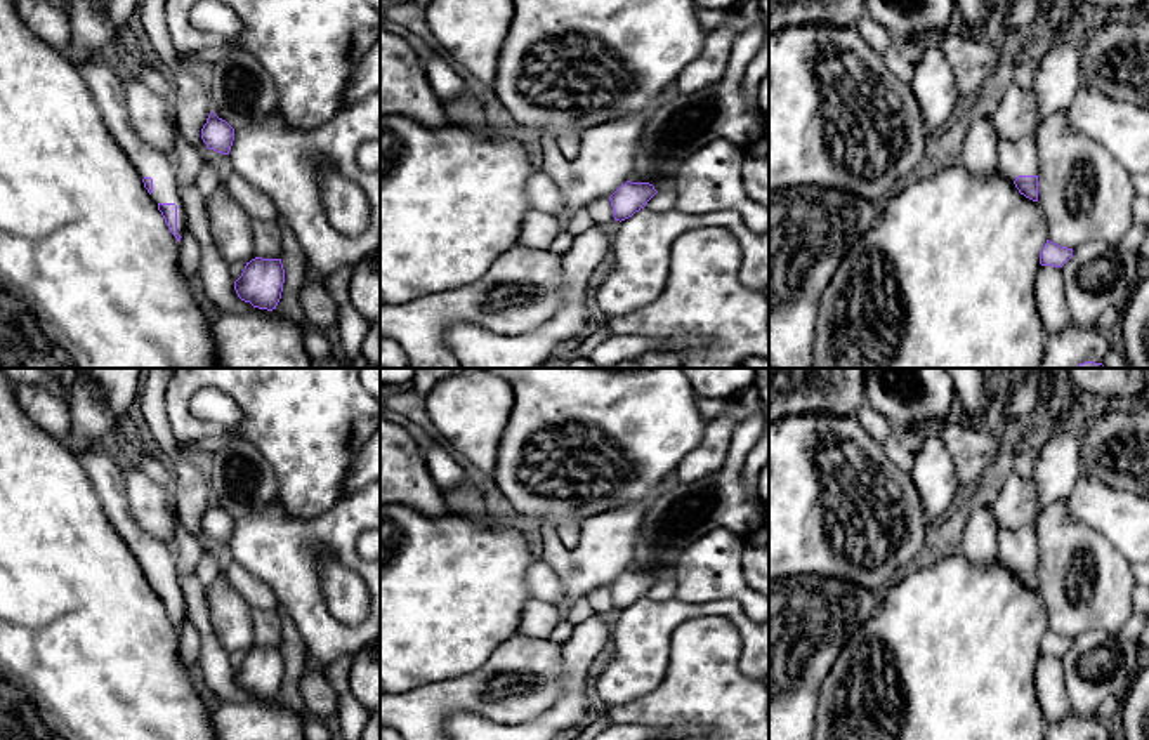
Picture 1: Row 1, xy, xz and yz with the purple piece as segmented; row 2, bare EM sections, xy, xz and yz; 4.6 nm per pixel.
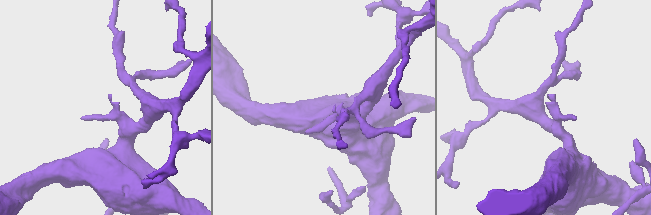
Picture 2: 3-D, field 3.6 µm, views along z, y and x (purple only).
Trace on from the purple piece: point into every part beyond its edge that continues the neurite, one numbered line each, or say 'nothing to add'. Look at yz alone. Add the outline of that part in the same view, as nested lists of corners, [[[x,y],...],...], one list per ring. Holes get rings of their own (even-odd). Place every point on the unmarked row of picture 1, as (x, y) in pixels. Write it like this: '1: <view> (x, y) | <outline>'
1: yz (1016, 548) | [[[1036,526],[1019,530],[998,530],[998,558],[1014,572],[1019,565],[1038,565]]]

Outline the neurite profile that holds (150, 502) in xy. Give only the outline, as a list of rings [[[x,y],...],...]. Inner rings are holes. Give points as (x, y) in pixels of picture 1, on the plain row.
[[[123,459],[123,476],[128,505],[137,523],[174,549],[177,519],[170,511],[168,492],[127,459]]]

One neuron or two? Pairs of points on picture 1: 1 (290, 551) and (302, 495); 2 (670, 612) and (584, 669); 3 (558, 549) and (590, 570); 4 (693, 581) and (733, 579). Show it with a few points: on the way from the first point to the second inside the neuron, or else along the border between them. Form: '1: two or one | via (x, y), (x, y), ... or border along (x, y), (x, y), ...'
1: two | border along (280, 501), (297, 516), (320, 516), (335, 504)
2: two | border along (613, 627), (610, 648), (601, 659)
3: one | via (566, 558), (582, 568)
4: one | via (703, 570), (710, 565), (722, 572)

